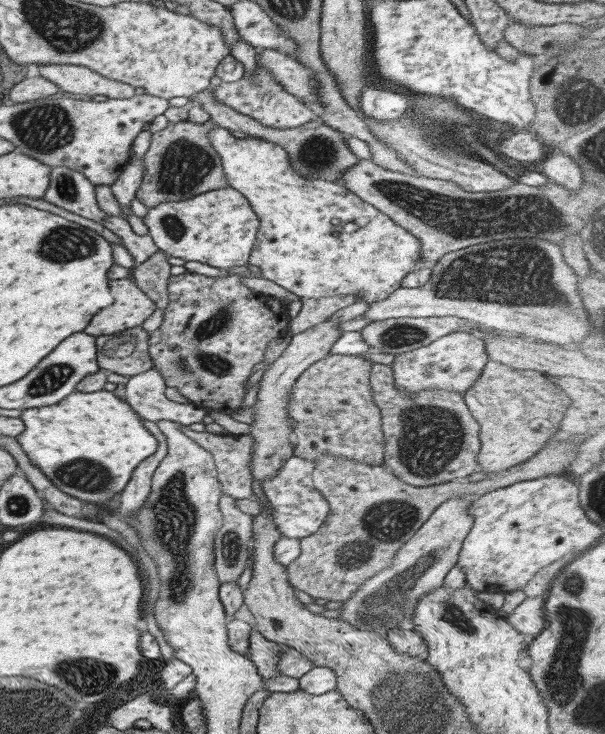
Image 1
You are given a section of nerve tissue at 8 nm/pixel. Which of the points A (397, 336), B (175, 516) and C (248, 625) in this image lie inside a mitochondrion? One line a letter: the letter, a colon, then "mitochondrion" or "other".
A: mitochondrion
B: mitochondrion
C: other

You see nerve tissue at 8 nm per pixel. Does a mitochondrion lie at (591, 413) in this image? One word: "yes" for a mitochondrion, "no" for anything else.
no

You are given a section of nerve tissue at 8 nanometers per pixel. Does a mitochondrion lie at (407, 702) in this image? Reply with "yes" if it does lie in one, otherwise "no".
yes

